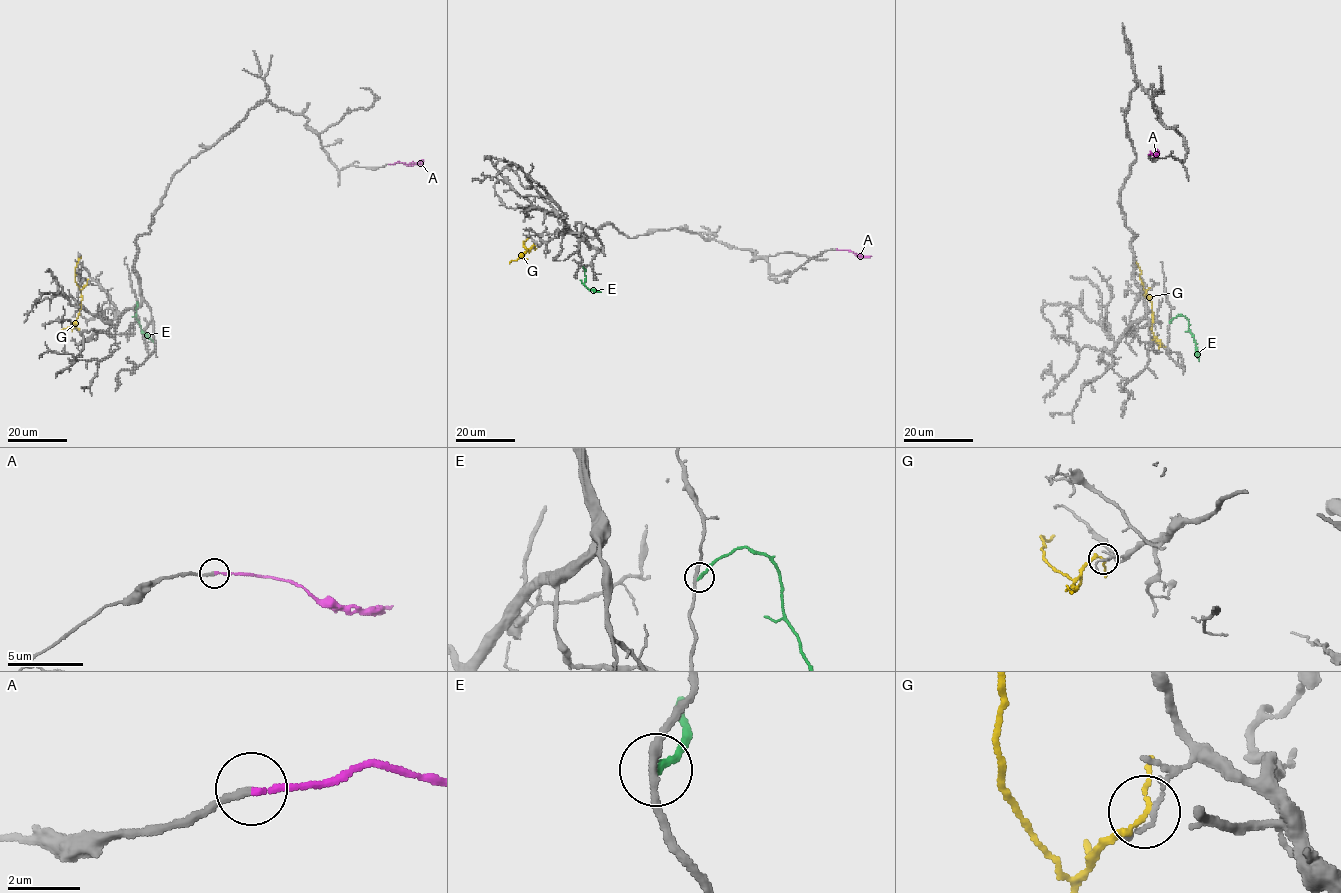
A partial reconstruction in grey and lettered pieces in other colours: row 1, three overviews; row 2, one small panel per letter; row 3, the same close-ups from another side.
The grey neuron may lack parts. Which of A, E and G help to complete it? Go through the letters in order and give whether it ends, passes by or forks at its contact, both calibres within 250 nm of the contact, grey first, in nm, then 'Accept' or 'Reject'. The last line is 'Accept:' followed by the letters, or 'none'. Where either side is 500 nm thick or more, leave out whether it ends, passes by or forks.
A: It ends there. Thickness 180 nm (grey) against 160 nm. Accept
E: It ends there. Thickness 240 nm (grey) against 200 nm. Reject
G: It passes by. Thickness 100 nm (grey) against 130 nm. Reject
Accept: A

